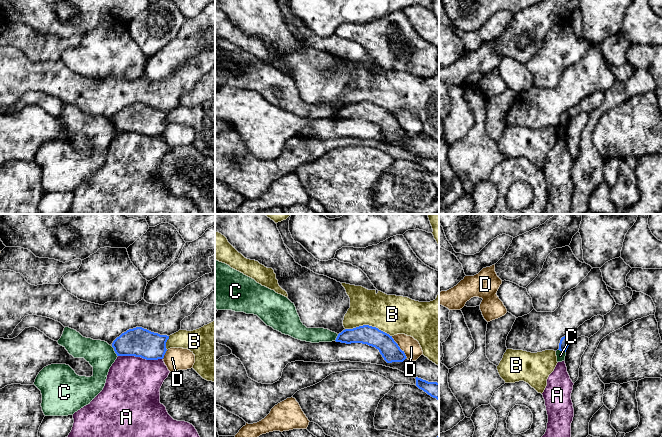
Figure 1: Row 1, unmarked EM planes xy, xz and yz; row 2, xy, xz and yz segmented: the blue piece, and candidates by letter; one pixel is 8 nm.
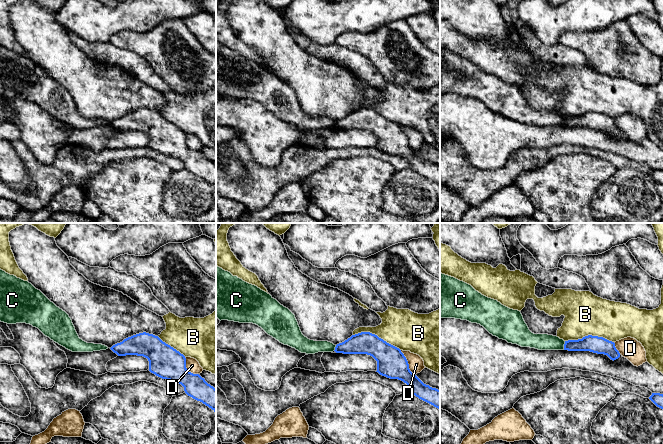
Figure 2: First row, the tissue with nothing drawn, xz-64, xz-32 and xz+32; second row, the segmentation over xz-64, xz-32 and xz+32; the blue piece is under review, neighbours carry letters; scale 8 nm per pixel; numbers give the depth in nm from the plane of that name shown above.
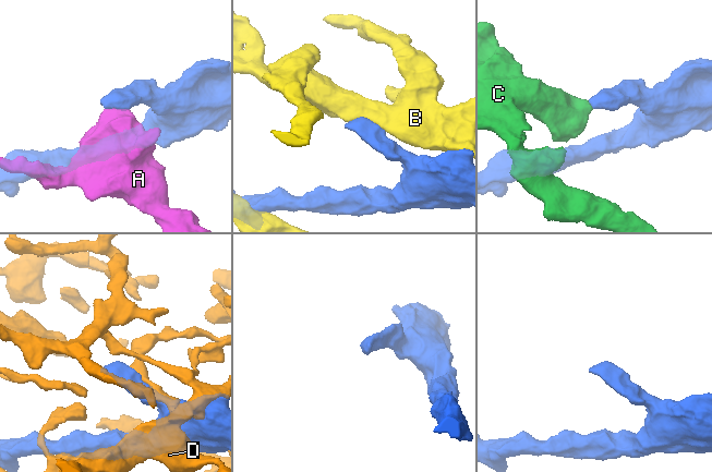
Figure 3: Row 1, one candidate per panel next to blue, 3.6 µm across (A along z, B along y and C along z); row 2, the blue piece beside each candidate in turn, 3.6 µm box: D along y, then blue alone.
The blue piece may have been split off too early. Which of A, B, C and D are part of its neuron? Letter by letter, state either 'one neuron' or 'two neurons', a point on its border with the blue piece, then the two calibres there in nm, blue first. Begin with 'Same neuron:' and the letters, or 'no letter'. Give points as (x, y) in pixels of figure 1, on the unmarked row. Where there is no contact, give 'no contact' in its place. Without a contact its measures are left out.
Same neuron: no letter
A: two neurons; contact xy (140, 132); calibres 240 and 440 nm
B: two neurons; contact xz (368, 101); calibres 160 and 320 nm
C: two neurons; contact xy (114, 126); calibres 240 and 220 nm
D: two neurons; contact xz (399, 123); calibres 160 and 140 nm

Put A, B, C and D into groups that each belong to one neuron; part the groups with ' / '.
A / B / C / D

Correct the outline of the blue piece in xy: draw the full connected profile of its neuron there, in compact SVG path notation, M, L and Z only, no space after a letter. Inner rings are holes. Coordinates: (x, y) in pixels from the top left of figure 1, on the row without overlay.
M142 103L129 105L113 119L117 132L135 132L146 136L163 135L167 127L167 111L160 111Z

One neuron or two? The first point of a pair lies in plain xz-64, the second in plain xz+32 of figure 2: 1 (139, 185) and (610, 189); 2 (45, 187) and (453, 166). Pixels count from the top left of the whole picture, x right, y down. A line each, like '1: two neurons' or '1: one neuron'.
1: two neurons
2: one neuron

